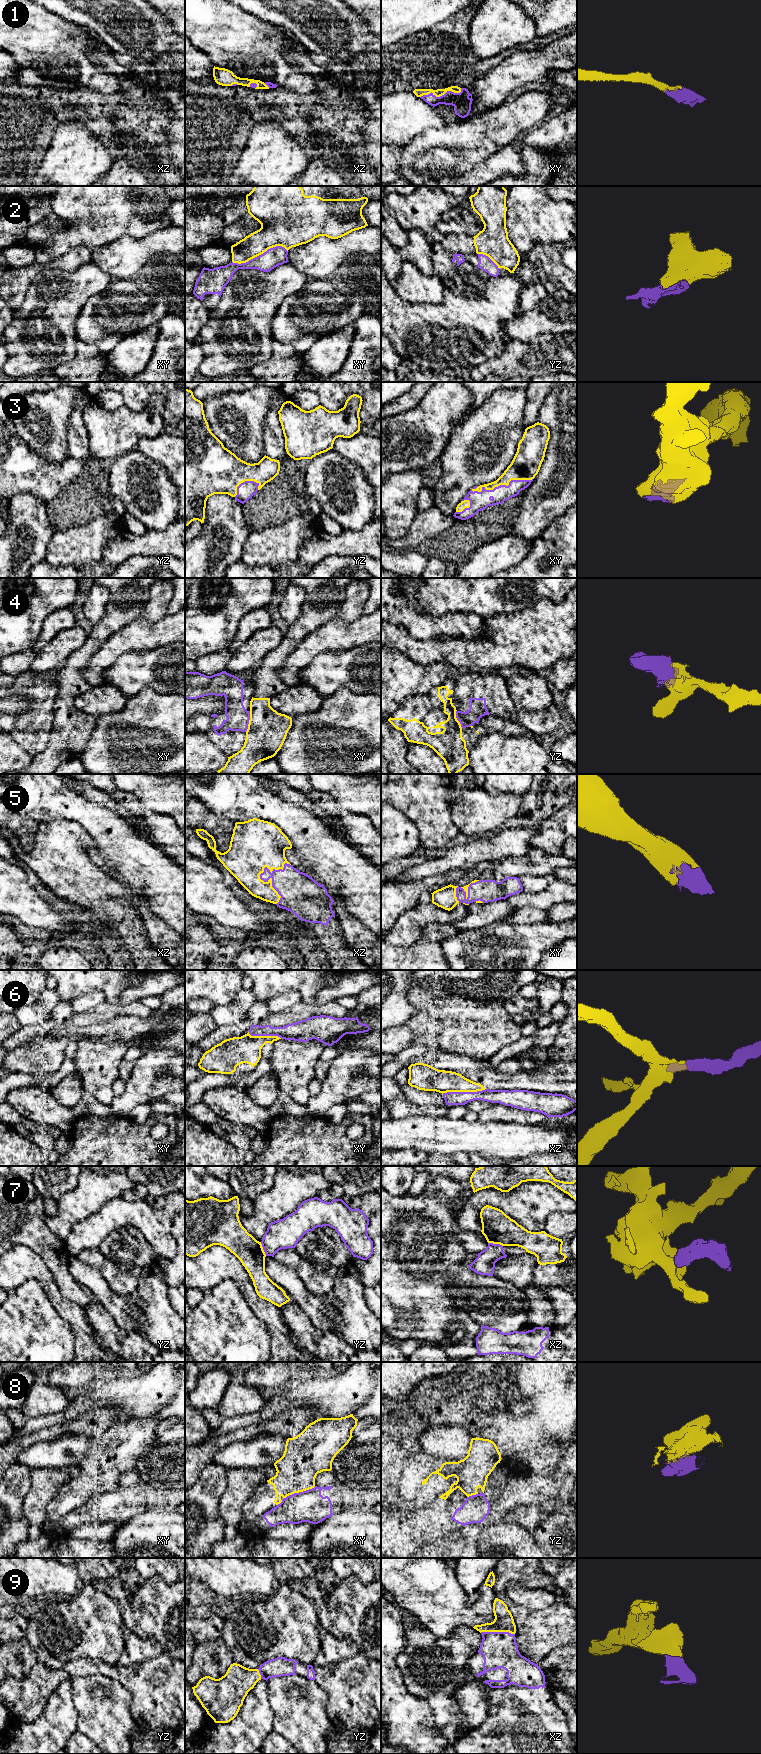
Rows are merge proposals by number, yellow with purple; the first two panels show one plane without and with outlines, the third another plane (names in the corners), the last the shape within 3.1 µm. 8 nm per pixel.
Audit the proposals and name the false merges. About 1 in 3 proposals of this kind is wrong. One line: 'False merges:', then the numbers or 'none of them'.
False merges: 2, 4, 7, 8

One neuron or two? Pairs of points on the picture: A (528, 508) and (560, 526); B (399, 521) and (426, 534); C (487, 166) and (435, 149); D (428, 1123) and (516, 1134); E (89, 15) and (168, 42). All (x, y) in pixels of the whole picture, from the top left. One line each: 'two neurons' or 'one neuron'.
A: two neurons
B: two neurons
C: two neurons
D: one neuron
E: one neuron

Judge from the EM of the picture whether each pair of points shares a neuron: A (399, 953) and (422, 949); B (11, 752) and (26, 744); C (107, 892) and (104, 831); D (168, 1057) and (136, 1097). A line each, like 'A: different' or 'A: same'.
A: same
B: different
C: different
D: same

